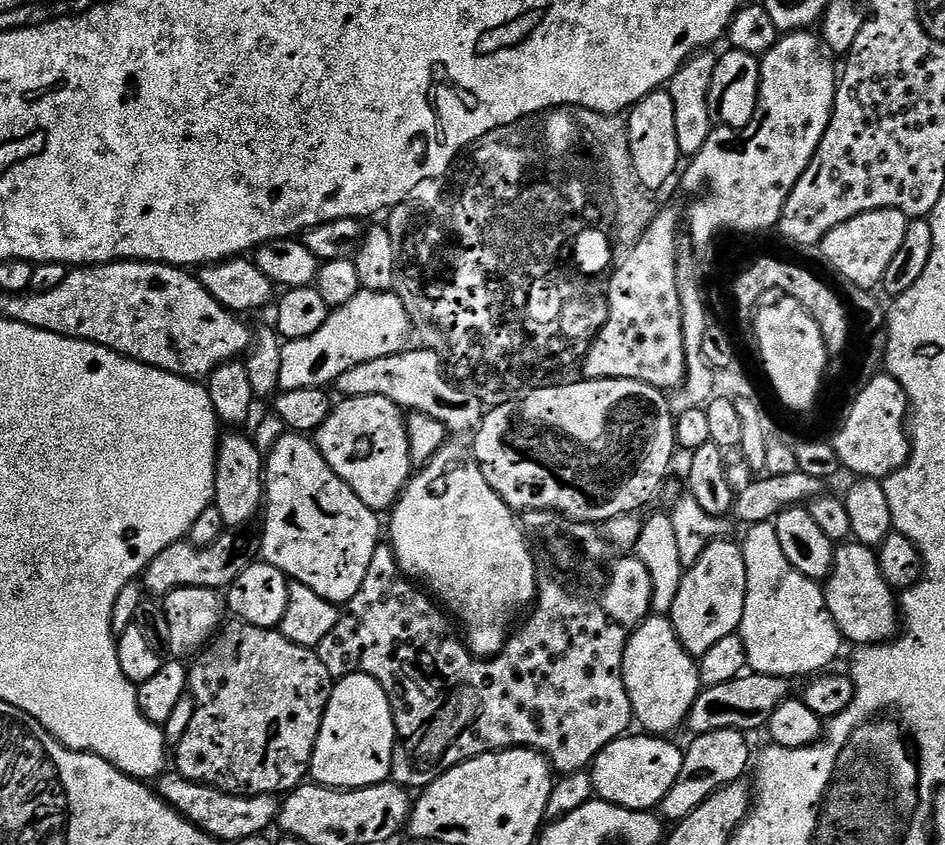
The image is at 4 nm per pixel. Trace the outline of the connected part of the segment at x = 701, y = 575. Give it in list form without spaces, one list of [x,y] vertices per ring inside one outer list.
[[[732,538],[712,540],[692,568],[681,575],[678,594],[672,603],[670,619],[682,646],[693,658],[699,658],[722,638],[737,635],[744,617],[748,575],[744,550]]]

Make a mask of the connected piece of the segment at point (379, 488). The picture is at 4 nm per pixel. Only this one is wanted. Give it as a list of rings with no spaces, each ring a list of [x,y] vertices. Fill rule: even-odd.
[[[349,396],[341,399],[326,422],[322,422],[320,429],[314,433],[314,443],[324,461],[377,514],[383,513],[383,508],[388,510],[395,505],[414,475],[405,413],[385,396]]]

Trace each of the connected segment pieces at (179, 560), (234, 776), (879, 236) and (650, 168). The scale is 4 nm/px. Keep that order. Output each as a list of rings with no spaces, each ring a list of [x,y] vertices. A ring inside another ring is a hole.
[[[226,530],[205,548],[195,548],[191,542],[181,542],[166,546],[158,558],[149,562],[142,573],[142,583],[149,593],[164,598],[180,587],[208,587],[227,590],[253,563],[258,552],[258,544],[240,530]]]
[[[243,622],[232,623],[236,624],[230,626],[228,624],[191,661],[188,669],[188,692],[191,695],[192,701],[196,703],[196,709],[194,710],[194,718],[190,718],[190,726],[186,726],[186,734],[182,734],[182,742],[175,745],[174,768],[180,775],[190,778],[194,782],[209,784],[223,792],[230,792],[239,796],[257,796],[258,794],[276,796],[277,794],[287,794],[292,789],[297,788],[298,785],[305,783],[306,777],[309,775],[312,767],[314,746],[318,742],[318,734],[320,733],[328,699],[332,693],[334,678],[330,674],[330,670],[326,670],[326,666],[322,666],[322,658],[318,658],[318,654],[313,649],[303,648],[294,642],[290,642],[278,630],[259,628],[253,624]]]
[[[897,208],[870,210],[850,218],[850,222],[842,222],[842,226],[834,226],[834,230],[830,230],[830,234],[826,234],[826,238],[820,241],[818,251],[844,282],[876,290],[884,283],[886,266],[890,266],[894,254],[898,254],[898,249],[906,239],[909,223],[910,218]]]
[[[666,90],[651,92],[630,109],[626,116],[630,158],[636,177],[645,189],[660,188],[682,164],[678,150],[678,133],[674,131],[674,98]],[[681,163],[681,164],[680,164]],[[680,164],[680,165],[679,165]]]

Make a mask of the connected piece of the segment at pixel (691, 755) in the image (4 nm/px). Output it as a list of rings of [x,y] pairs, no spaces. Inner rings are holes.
[[[714,730],[701,736],[693,735],[691,739],[692,745],[684,748],[682,774],[678,774],[678,782],[674,782],[664,801],[658,805],[663,819],[668,822],[685,820],[691,812],[698,810],[698,806],[702,806],[702,802],[706,802],[706,798],[710,798],[710,794],[741,779],[747,768],[749,771],[753,759],[748,749],[749,737],[738,730]]]

